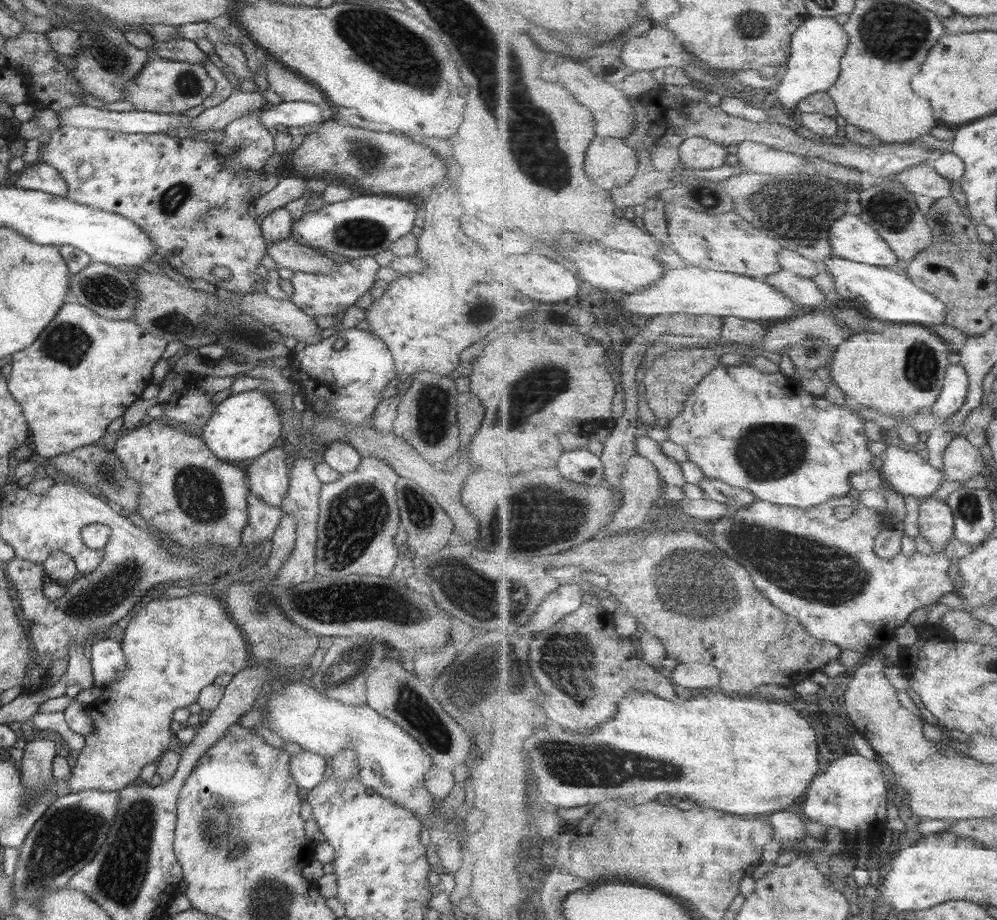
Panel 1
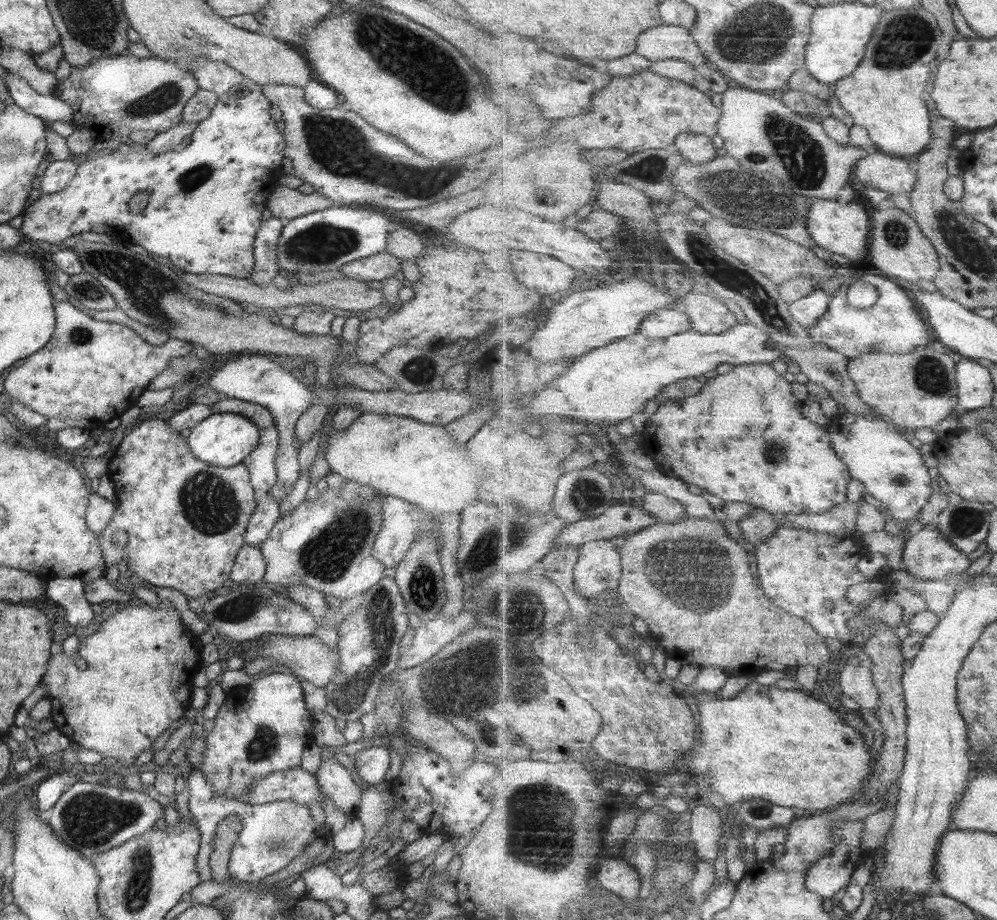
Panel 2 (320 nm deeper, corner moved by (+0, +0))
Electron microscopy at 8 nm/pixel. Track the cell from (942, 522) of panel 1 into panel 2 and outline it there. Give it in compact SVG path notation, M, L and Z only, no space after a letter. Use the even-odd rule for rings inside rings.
M933 524L923 526L914 536L908 536L902 565L916 578L943 582L951 574L965 573L971 560L939 531L937 524Z

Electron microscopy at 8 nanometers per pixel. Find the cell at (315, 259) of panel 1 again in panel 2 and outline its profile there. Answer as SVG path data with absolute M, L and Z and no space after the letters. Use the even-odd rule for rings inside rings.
M384 250L377 254L357 259L338 268L345 279L357 281L384 282L384 279L393 277L400 270L402 260Z

